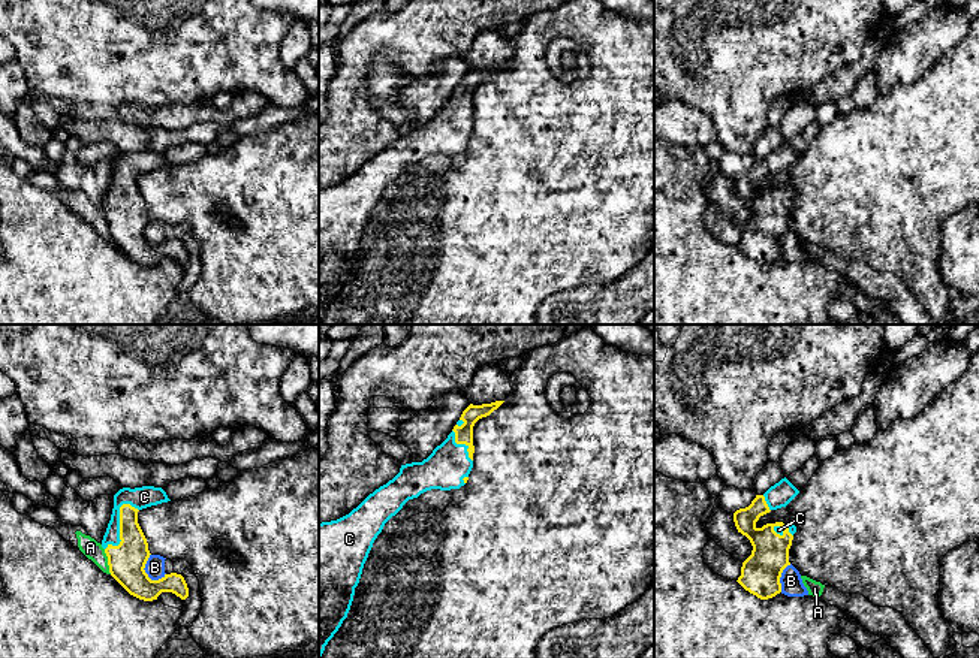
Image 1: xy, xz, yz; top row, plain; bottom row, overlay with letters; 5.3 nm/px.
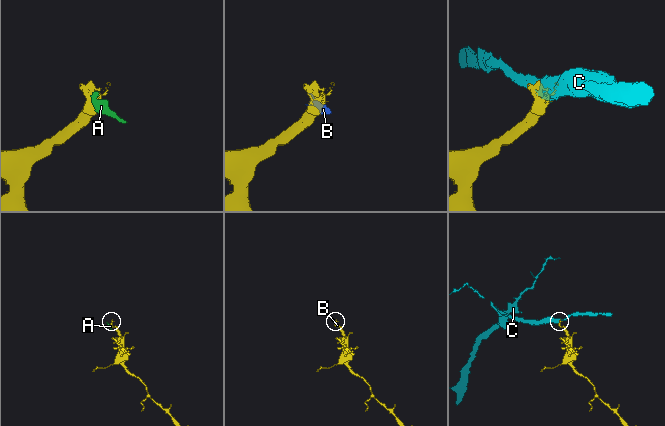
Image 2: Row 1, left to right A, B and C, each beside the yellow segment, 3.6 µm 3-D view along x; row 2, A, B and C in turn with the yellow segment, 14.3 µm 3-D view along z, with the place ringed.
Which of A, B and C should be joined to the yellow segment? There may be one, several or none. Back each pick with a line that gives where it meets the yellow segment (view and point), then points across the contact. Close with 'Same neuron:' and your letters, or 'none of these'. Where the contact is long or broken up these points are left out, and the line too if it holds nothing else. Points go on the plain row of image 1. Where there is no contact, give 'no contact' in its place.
C: xy (120, 189)
Same neuron: C

